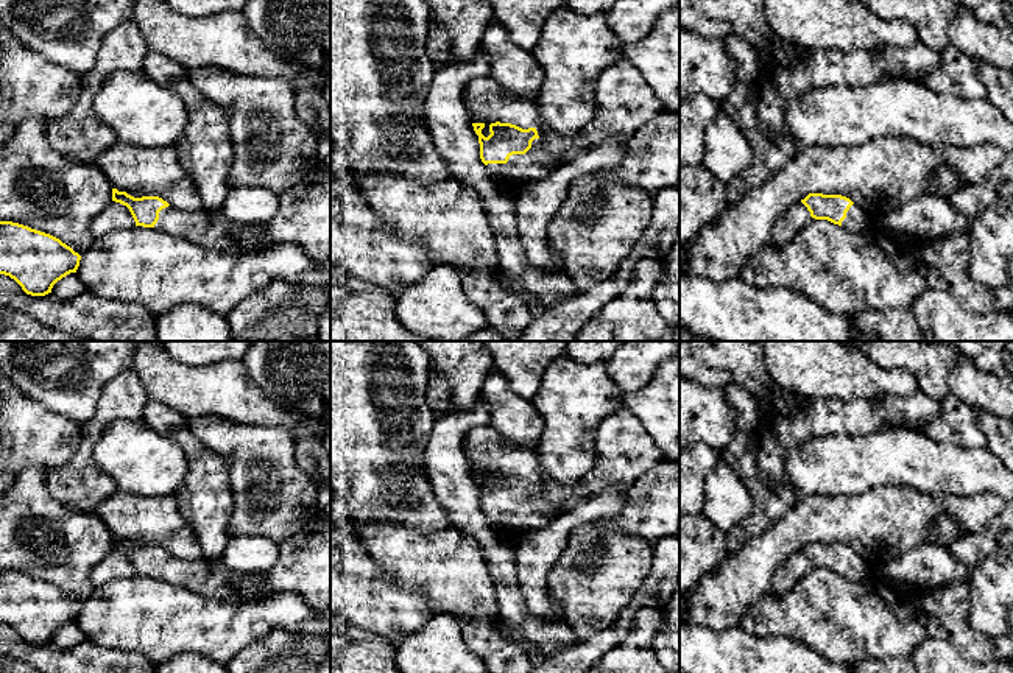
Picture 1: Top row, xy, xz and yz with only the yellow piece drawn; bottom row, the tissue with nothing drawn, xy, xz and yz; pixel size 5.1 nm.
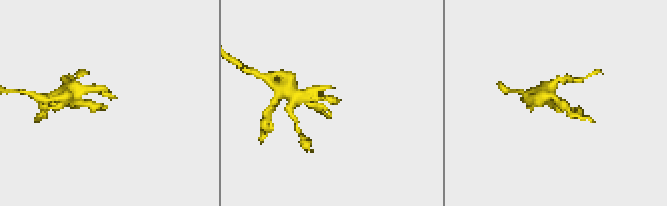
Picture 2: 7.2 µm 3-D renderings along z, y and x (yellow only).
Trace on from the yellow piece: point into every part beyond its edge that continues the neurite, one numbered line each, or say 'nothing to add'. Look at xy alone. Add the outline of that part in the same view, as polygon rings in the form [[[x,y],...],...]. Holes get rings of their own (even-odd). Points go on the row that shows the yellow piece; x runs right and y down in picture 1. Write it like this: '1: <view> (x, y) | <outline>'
1: xy (208, 228) | [[[168,206],[159,212],[154,227],[204,248],[248,251],[268,248],[265,240],[256,235],[252,224],[229,221],[221,209],[182,212]]]

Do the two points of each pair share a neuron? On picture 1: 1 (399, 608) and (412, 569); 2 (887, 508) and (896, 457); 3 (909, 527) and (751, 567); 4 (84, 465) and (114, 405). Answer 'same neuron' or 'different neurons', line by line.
1: different neurons
2: different neurons
3: same neuron
4: same neuron

